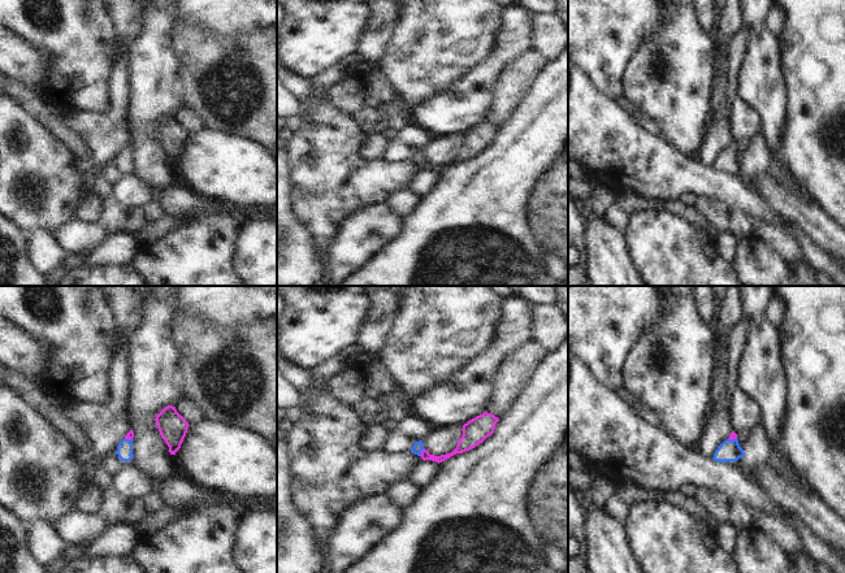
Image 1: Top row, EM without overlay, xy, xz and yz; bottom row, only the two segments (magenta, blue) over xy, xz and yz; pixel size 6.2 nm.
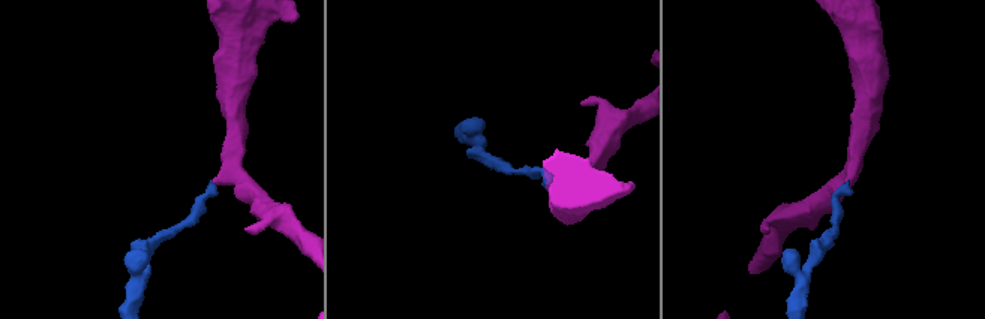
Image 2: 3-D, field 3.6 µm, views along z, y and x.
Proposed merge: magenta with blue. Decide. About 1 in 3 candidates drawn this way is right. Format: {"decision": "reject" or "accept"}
{"decision": "accept"}

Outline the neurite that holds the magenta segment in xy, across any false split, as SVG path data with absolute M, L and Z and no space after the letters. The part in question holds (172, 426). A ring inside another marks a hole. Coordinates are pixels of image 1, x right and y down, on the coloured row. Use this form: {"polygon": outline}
{"polygon": "M173 405L165 407L156 416L155 421L161 438L169 447L170 455L176 455L176 452L181 448L190 425Z"}

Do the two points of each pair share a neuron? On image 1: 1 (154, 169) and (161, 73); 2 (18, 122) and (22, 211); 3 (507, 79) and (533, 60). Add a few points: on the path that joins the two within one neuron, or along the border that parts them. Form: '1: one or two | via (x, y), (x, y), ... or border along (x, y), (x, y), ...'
1: one | via (147, 146), (147, 105), (152, 96)
2: one | via (22, 144), (22, 189)
3: one | via (514, 79), (527, 66)

